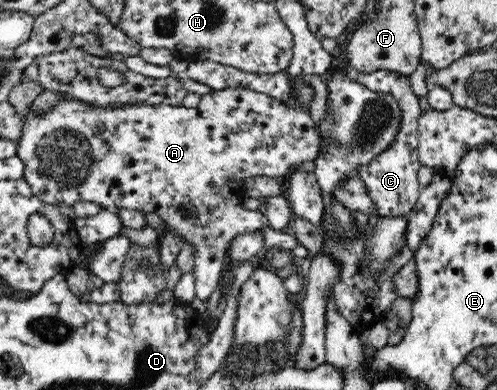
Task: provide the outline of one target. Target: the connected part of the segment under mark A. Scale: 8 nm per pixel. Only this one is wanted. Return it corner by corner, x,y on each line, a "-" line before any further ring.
305,85
304,89
300,92
300,99
304,105
301,109
288,109
283,106
283,103
277,99
266,95
265,93
258,93
253,89
248,89
247,86
231,86
225,89
211,90
202,96
201,101
197,107
184,107
184,106
132,106
125,108
107,108
98,109
93,106
81,104
81,102
63,102
57,104
50,112
47,112
42,118
37,118
33,115
28,117
23,129
23,137
16,146
17,155
19,159
23,160
25,164
25,175
23,178
31,184
31,190
35,196
39,197
42,202
46,204
59,204
73,205
76,201
85,200
90,202
99,202
104,209
116,209
117,207
130,207
145,213
146,211
156,211
165,221
166,229
175,230
179,232
185,242
191,242
197,246
197,253
195,253
195,267
193,272
197,276
195,281
196,297
201,299
205,304
215,289
219,287
219,281
222,277
222,265
224,264
224,253
227,245
231,239
235,239
238,235
243,233
253,233
256,229
268,227
268,219
265,214
259,211
249,211
242,206
243,181
251,177
269,176
279,177
285,175
289,169
297,167
302,161
313,160
318,154
320,148
320,137
318,128
315,121
310,116
309,108
312,106
313,101
313,88
310,85

